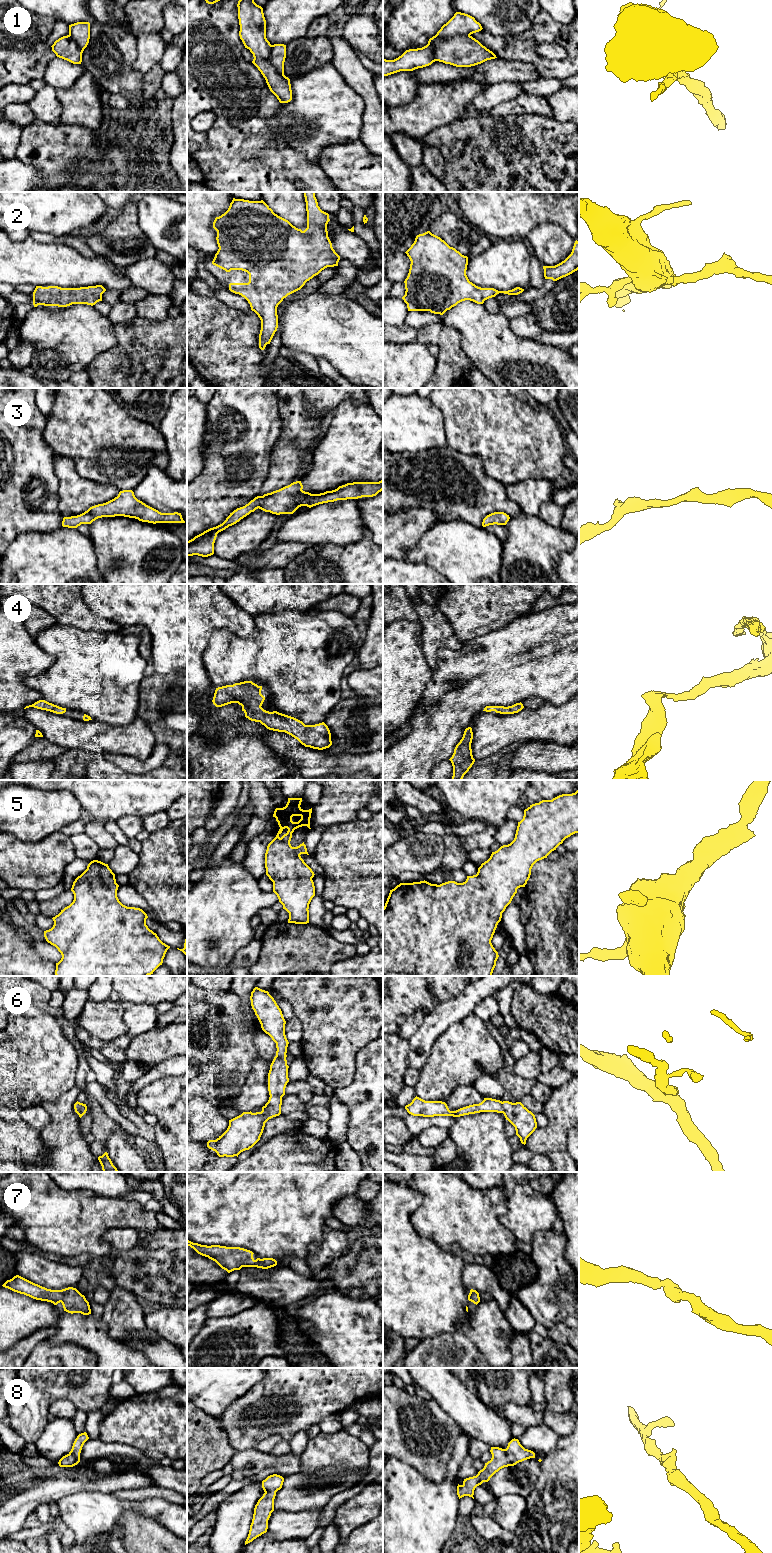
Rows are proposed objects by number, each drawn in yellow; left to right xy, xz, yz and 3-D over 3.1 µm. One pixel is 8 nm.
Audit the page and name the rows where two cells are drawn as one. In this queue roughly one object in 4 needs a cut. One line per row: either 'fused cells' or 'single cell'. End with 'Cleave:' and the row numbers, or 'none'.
1: fused cells
2: single cell
3: single cell
4: single cell
5: single cell
6: single cell
7: single cell
8: single cell
Cleave: 1

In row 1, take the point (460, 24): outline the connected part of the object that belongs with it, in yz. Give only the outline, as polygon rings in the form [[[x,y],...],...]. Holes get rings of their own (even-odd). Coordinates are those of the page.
[[[456,12],[454,16],[441,27],[436,36],[448,39],[456,35],[471,35],[482,29],[481,24],[477,22],[474,17],[465,13]]]

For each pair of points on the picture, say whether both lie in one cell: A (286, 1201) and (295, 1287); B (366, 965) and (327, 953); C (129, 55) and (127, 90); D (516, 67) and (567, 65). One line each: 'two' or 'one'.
A: two
B: two
C: one
D: two

